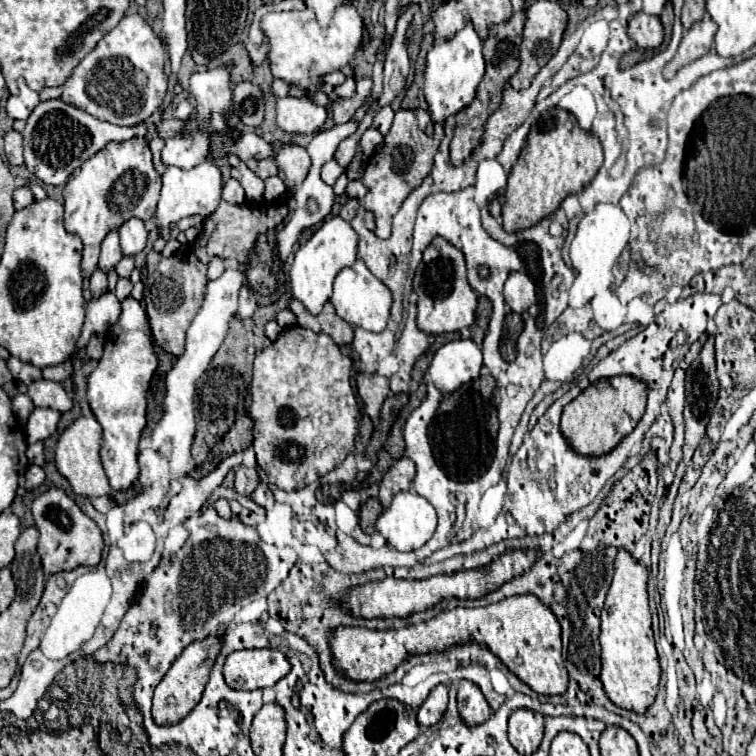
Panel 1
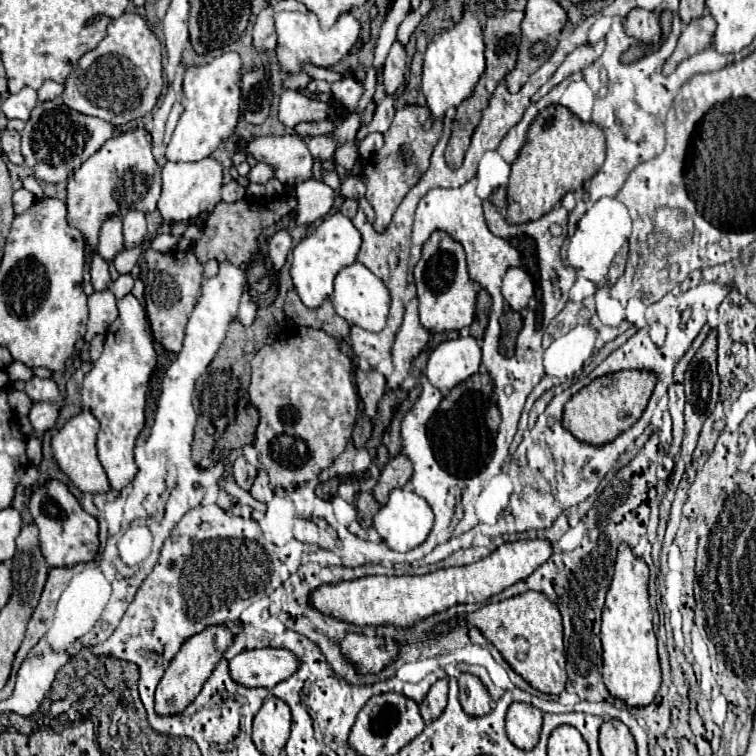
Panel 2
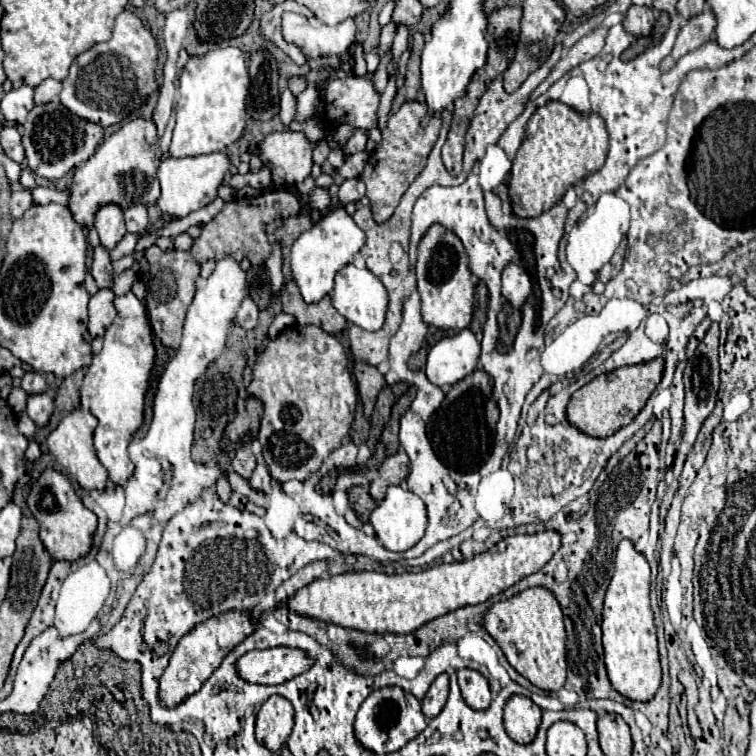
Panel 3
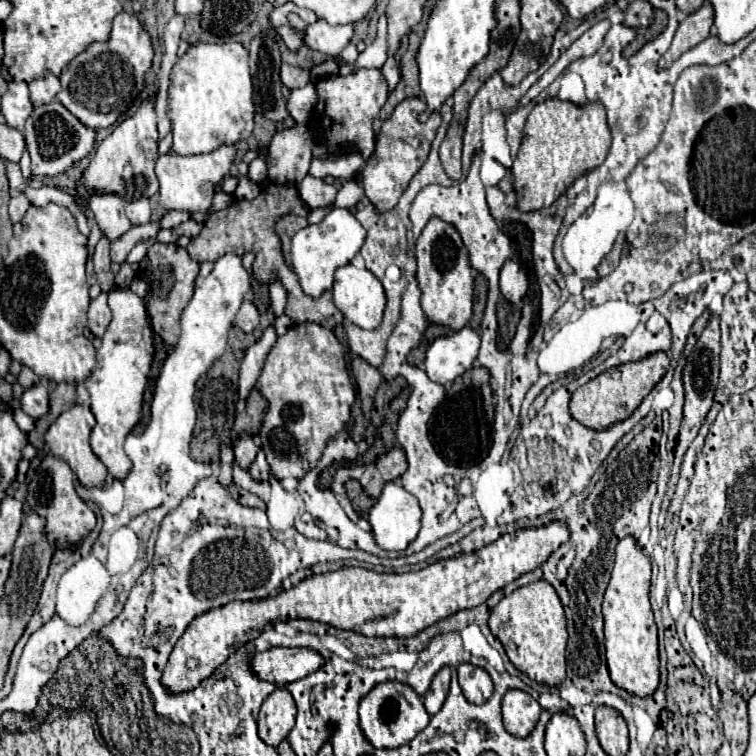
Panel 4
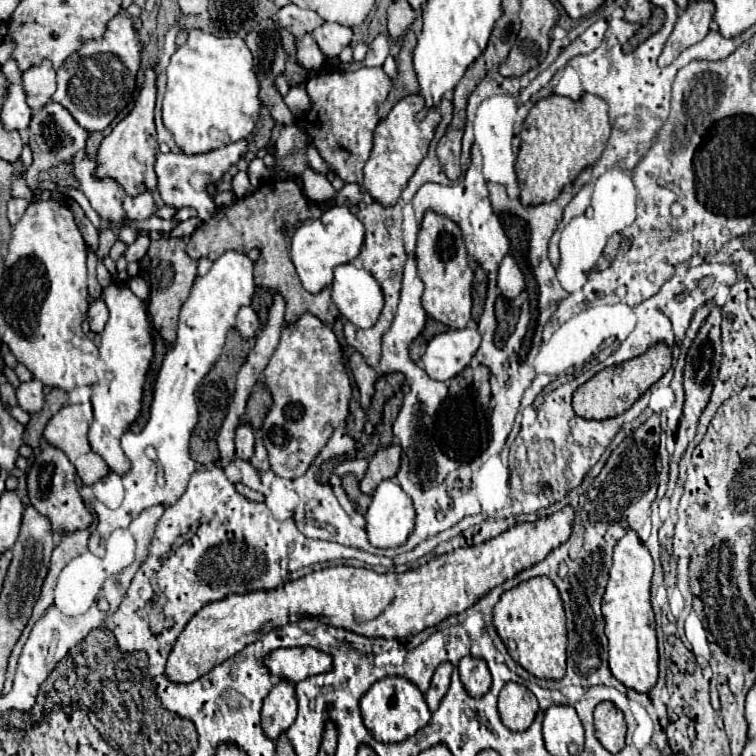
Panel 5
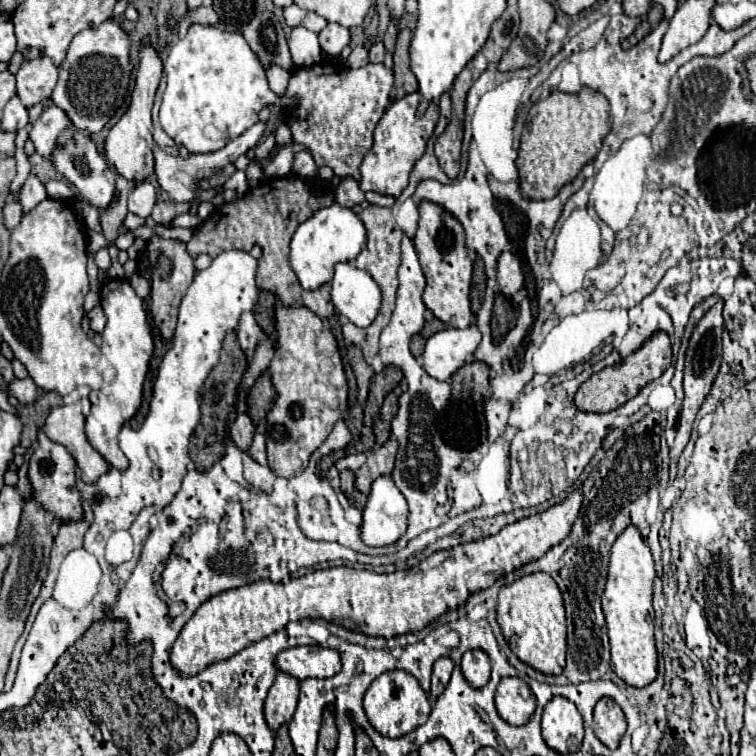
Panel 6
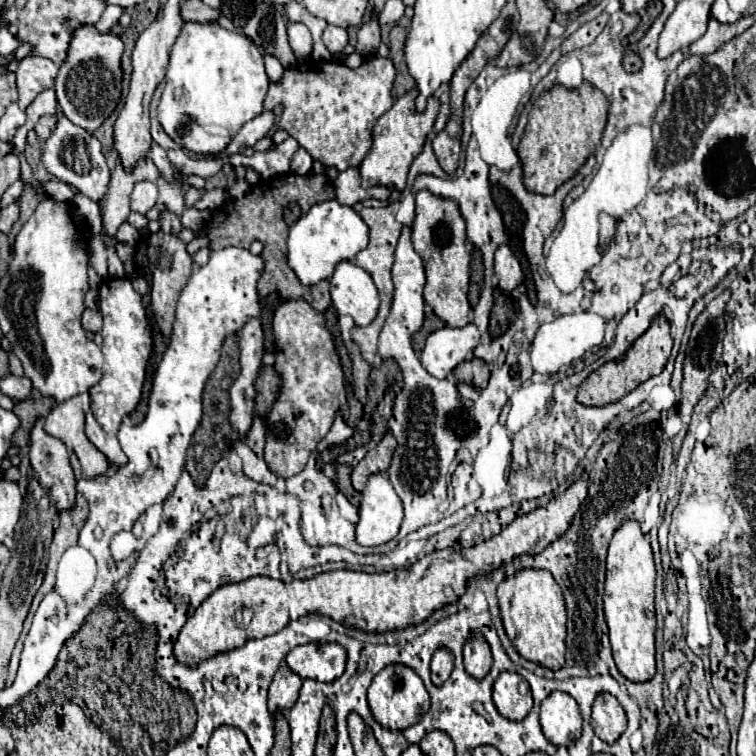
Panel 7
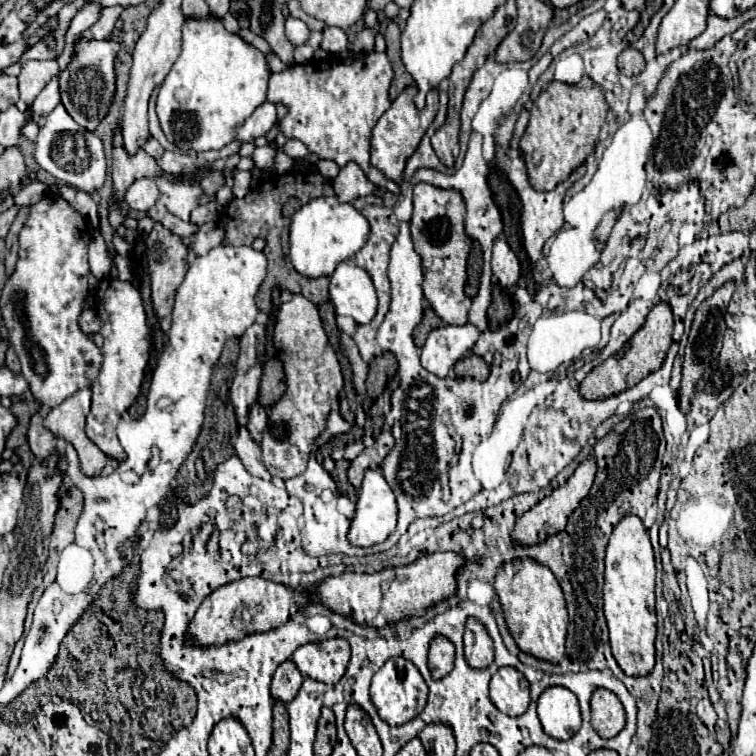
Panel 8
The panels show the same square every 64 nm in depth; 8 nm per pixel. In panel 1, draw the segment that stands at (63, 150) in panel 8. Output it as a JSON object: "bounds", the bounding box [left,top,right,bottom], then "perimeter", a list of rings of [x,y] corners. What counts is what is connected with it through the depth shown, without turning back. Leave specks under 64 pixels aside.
{"bounds":[98,232,122,274],"perimeter":[[[110,232],[102,242],[102,254],[100,254],[98,268],[104,274],[108,274],[108,272],[116,270],[116,264],[120,260],[122,260],[122,254],[120,254],[120,244],[118,244],[118,232]]]}

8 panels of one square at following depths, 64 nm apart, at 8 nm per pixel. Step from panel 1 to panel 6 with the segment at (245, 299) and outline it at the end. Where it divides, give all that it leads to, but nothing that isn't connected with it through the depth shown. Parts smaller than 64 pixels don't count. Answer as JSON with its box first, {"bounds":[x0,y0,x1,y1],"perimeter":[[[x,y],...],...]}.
{"bounds":[238,312,262,356],"perimeter":[[[244,312],[240,316],[240,324],[238,324],[238,342],[242,346],[242,350],[252,356],[252,350],[256,348],[258,338],[262,336],[262,328],[256,324],[254,314],[252,312]]]}

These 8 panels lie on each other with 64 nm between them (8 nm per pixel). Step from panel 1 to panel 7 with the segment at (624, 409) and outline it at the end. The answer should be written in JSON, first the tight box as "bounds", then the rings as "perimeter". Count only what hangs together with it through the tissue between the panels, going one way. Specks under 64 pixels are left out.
{"bounds":[576,318,672,408],"perimeter":[[[656,318],[654,324],[648,328],[646,334],[642,334],[636,344],[624,354],[624,358],[616,360],[616,362],[608,362],[604,366],[600,366],[596,372],[592,372],[578,388],[578,396],[576,400],[582,406],[588,408],[602,408],[608,404],[614,404],[618,400],[622,400],[626,394],[630,394],[632,390],[636,390],[644,380],[652,378],[654,374],[660,374],[670,358],[670,350],[672,350],[672,338],[670,338],[670,324],[664,318]]]}

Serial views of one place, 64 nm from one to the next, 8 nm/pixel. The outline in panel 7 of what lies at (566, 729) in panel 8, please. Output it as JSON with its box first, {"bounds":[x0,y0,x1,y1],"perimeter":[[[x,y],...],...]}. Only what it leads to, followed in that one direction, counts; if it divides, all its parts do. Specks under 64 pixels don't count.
{"bounds":[540,692,582,748],"perimeter":[[[552,692],[540,706],[542,732],[558,748],[568,748],[582,734],[582,716],[576,700],[564,692]]]}

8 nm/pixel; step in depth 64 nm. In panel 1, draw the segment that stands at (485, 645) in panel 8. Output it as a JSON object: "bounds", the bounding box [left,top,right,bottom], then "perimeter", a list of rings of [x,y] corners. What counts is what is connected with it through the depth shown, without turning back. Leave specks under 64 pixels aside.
{"bounds":[458,680,490,726],"perimeter":[[[462,680],[458,686],[458,712],[466,726],[484,724],[490,718],[490,706],[480,688],[472,682]]]}

